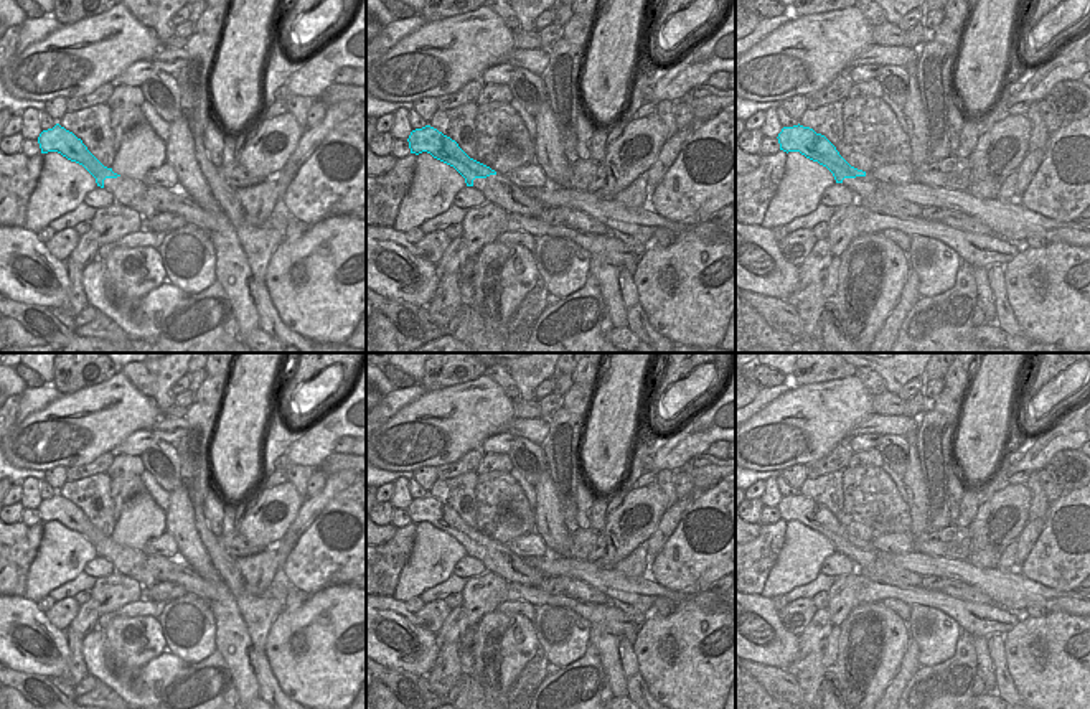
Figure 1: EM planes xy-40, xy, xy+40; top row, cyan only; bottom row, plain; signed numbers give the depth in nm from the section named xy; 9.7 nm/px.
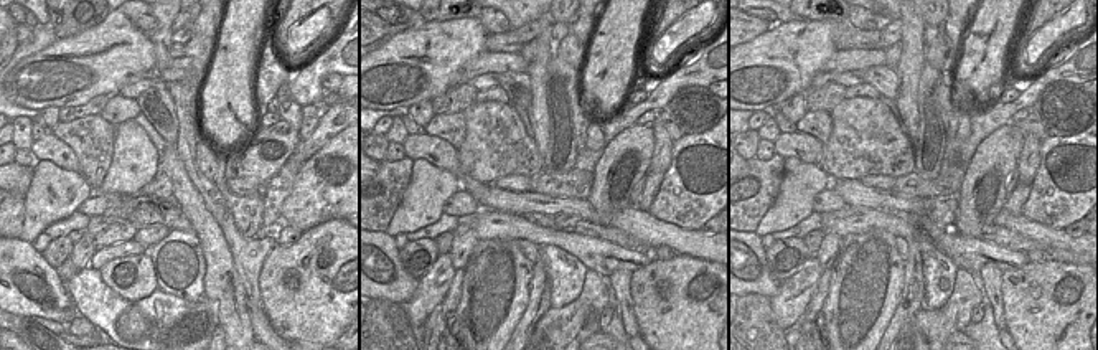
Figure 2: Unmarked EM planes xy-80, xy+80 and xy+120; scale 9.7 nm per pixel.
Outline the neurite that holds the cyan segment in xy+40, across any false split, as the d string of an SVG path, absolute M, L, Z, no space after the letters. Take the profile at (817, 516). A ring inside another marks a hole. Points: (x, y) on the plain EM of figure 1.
M800 493L783 496L777 508L780 519L787 523L800 521L806 528L818 531L833 542L836 552L843 552L844 547L866 546L866 541L851 536L825 505L810 496Z

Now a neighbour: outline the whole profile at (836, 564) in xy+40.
M834 551L831 556L828 556L823 561L820 574L829 577L841 577L841 575L853 574L854 570L857 570L854 562L848 556Z

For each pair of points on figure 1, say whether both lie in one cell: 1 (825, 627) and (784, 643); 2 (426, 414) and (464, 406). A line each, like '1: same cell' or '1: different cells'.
1: different cells
2: same cell

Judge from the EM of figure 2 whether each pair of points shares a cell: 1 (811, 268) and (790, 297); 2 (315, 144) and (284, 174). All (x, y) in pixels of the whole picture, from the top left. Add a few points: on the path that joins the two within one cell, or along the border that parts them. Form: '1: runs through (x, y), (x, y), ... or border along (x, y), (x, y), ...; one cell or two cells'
1: runs through (808, 274), (797, 291); one cell
2: runs through (307, 149), (292, 165); one cell

